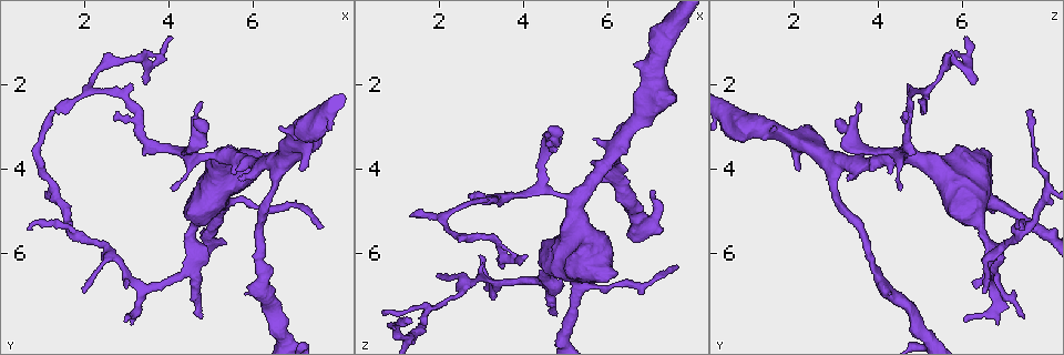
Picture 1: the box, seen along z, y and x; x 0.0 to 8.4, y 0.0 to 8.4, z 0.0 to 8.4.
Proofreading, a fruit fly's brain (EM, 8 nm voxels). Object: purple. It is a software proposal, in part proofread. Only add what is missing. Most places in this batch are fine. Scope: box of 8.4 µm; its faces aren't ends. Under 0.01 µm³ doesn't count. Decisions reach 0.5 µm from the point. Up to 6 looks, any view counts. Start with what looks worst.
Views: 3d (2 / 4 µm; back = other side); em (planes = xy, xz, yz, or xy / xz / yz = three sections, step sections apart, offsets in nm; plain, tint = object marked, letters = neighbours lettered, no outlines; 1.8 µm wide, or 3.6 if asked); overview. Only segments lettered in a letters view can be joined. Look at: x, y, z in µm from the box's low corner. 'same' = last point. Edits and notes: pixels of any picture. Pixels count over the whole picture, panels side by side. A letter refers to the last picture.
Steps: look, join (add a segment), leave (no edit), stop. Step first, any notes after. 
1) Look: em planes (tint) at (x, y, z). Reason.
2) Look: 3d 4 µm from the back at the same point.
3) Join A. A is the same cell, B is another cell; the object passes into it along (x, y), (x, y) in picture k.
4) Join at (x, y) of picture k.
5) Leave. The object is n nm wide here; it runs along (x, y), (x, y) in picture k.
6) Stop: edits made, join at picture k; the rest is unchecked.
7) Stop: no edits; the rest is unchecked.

Look: 3d 2 µm at (1.40, 2.65, 7.55). An open end.

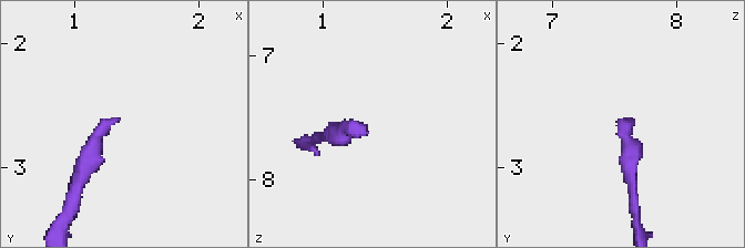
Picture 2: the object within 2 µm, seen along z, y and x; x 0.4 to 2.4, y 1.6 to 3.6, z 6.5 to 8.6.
Look: em planes (letters) at (1.36, 2.60, 7.62). Now the EM.

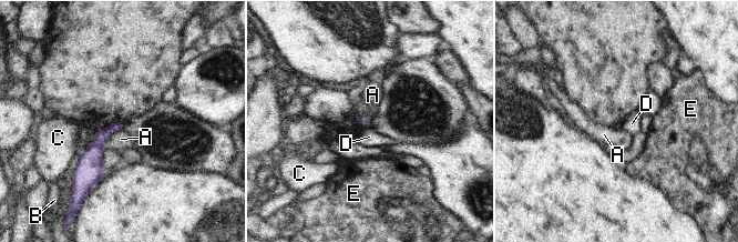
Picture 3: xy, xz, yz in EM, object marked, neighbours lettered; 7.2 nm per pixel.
Leave. A, B, C, D and E are other cells; a border runs along (371, 125), (362, 129) in picture 3; no lettered segment goes on from it.

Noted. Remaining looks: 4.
Look: em planes (letters) at (4.05, 0.95, 6.05). Free end.

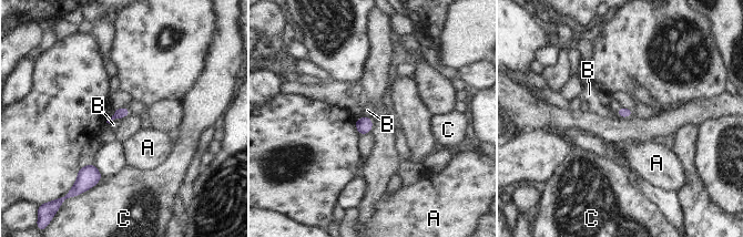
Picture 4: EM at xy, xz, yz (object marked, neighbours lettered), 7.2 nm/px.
Leave. A, B and C are other cells; a border runs along (120, 119), (113, 119), (109, 123) in picture 4; no lettered segment goes on from it.

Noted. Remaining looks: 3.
Look: 3d 4 µm at (7.05, 3.95, 2.10).

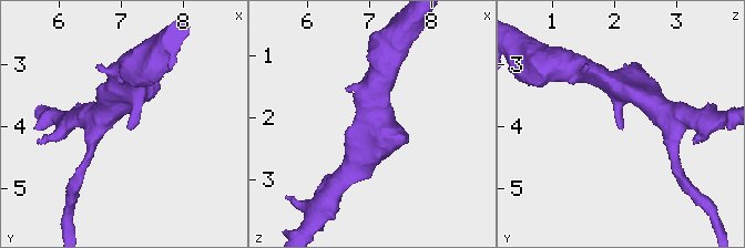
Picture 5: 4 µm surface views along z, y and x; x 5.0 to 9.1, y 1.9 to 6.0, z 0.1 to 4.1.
Look: em xz step 4 (letters) at (7.05, 4.00, 2.10). Need the tissue.

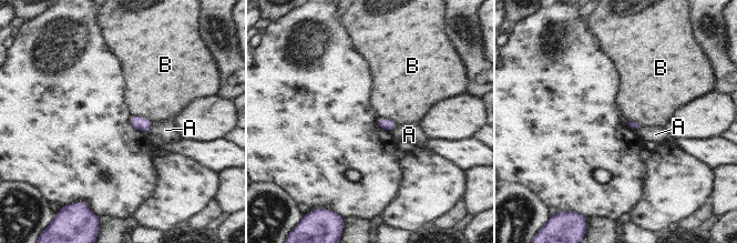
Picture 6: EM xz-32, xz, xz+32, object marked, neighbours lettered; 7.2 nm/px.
Leave. The longest contact is with B, 170 nm; A and B are other cells; a border runs along (131, 114), (145, 117), (152, 122) in picture 6; no lettered segment goes on from it.

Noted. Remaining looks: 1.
Stop: no edits; the rest is unchecked.

